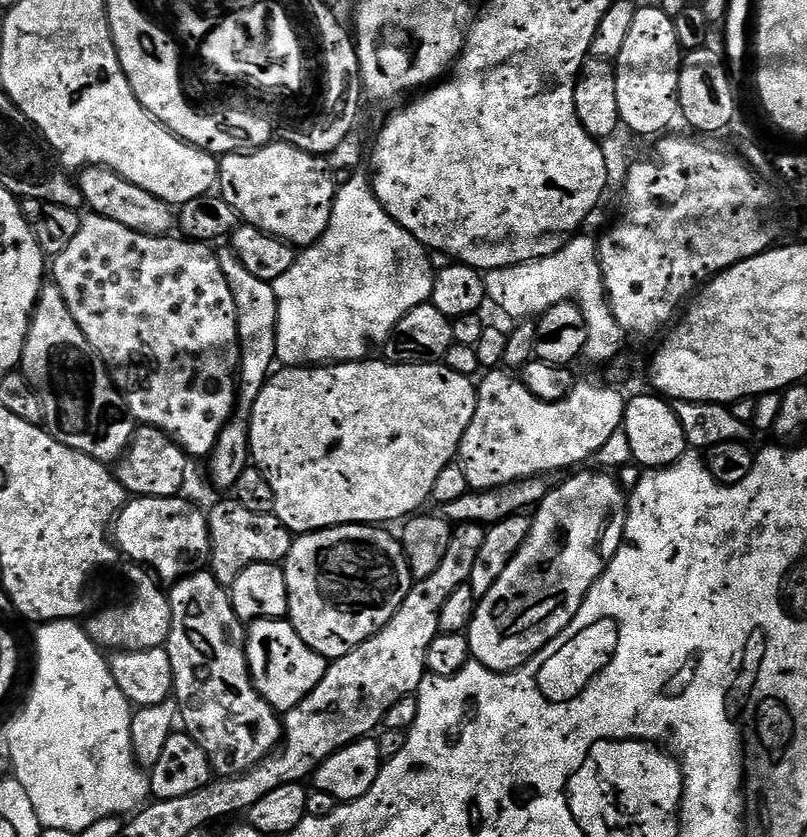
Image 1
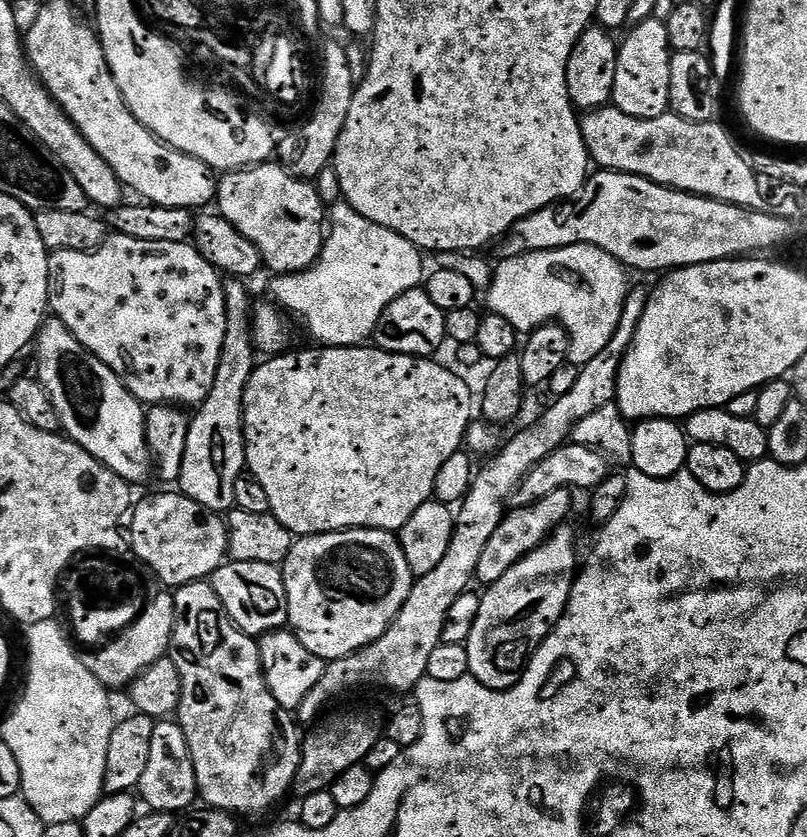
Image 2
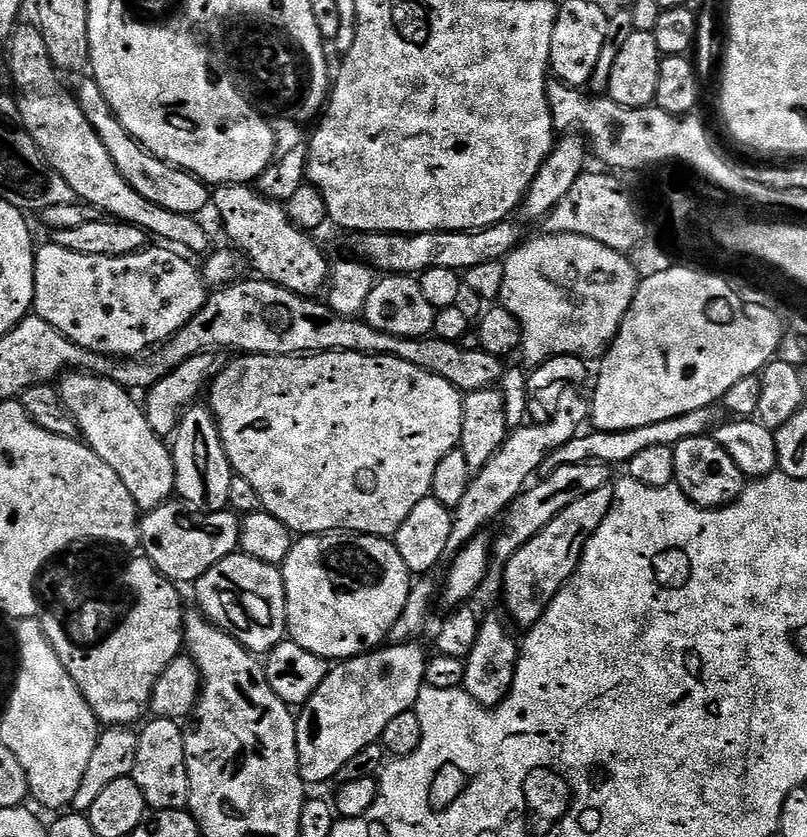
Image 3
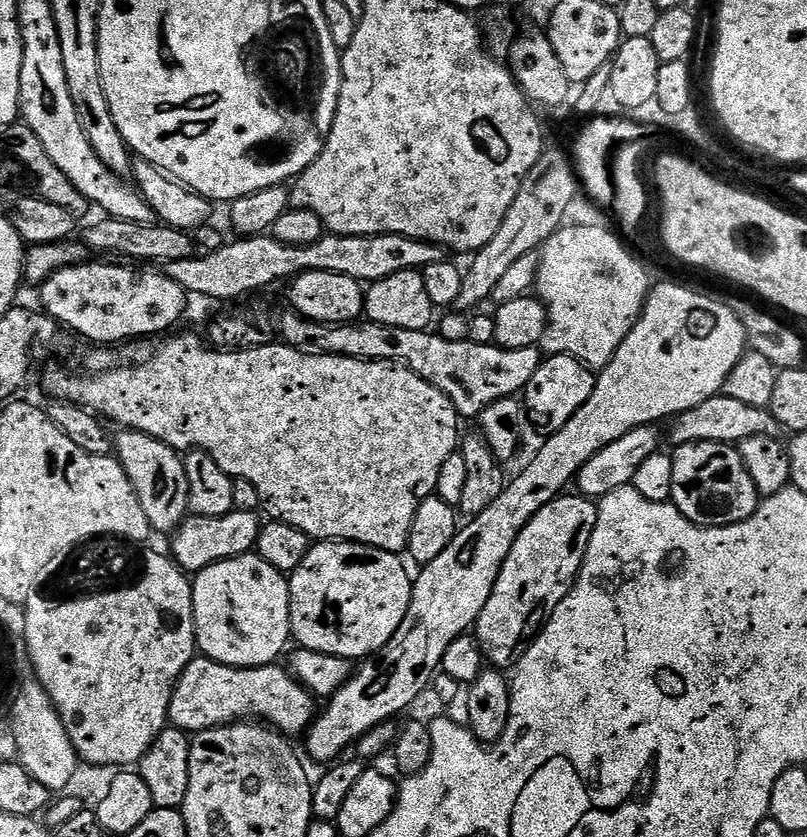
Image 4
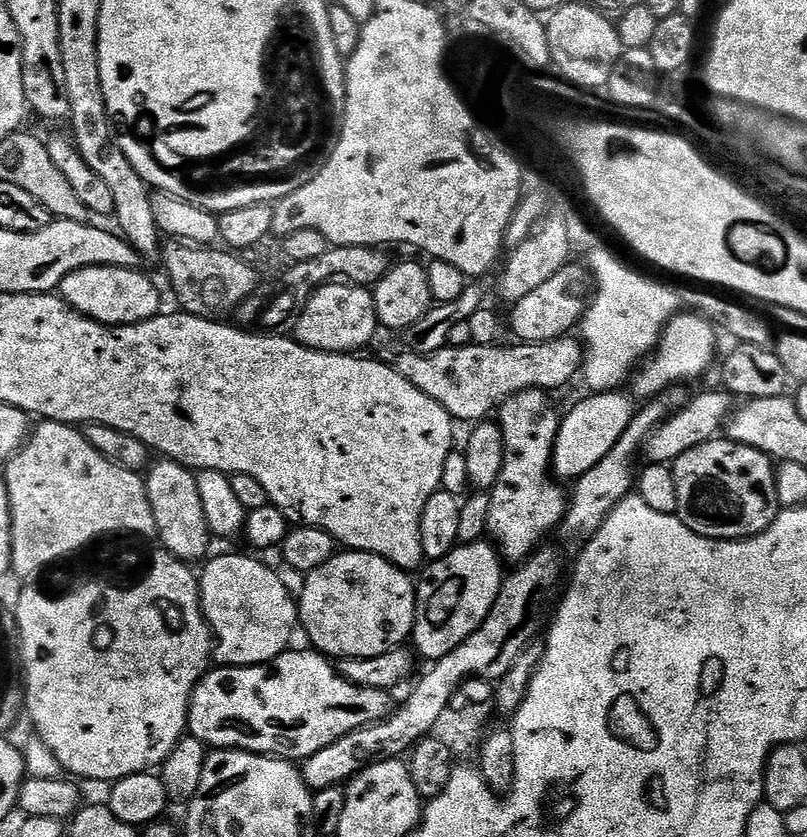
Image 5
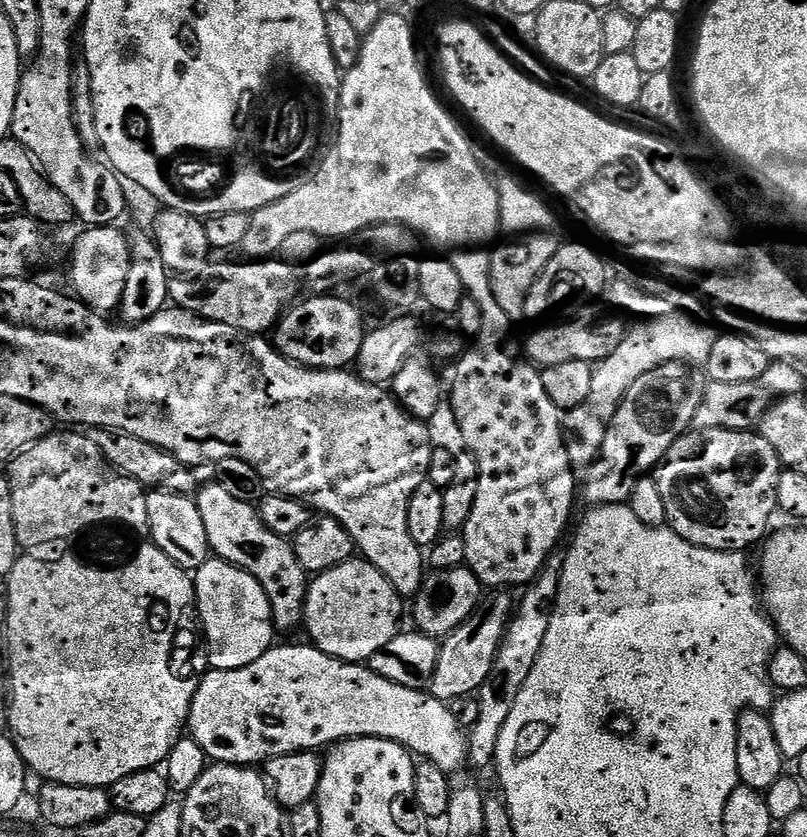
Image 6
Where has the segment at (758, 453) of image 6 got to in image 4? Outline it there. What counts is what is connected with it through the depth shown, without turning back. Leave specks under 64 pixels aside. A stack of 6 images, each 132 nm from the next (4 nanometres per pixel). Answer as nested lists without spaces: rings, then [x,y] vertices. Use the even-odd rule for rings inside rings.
[[[718,442],[681,444],[671,453],[674,490],[671,503],[699,528],[721,528],[746,522],[758,510],[761,495],[740,457],[739,447]]]

